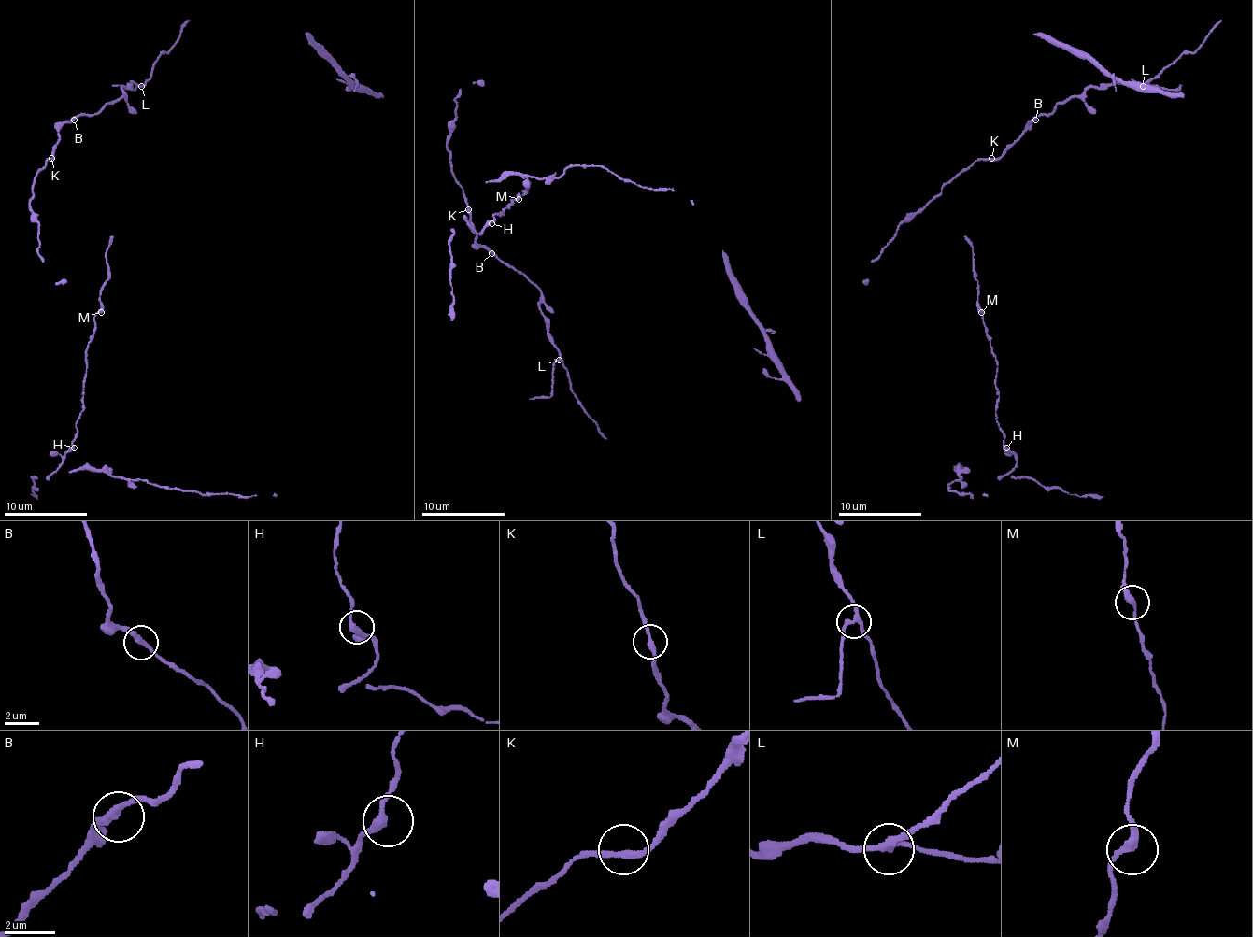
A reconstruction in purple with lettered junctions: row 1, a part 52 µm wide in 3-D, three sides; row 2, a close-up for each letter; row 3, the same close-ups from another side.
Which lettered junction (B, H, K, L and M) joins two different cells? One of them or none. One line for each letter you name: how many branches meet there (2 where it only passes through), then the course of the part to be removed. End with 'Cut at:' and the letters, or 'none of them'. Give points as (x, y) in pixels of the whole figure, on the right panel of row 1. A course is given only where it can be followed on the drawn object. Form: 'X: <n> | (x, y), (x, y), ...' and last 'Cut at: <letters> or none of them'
L: 3 | (1142, 86), (1177, 89), (1182, 84)
Cut at: L

